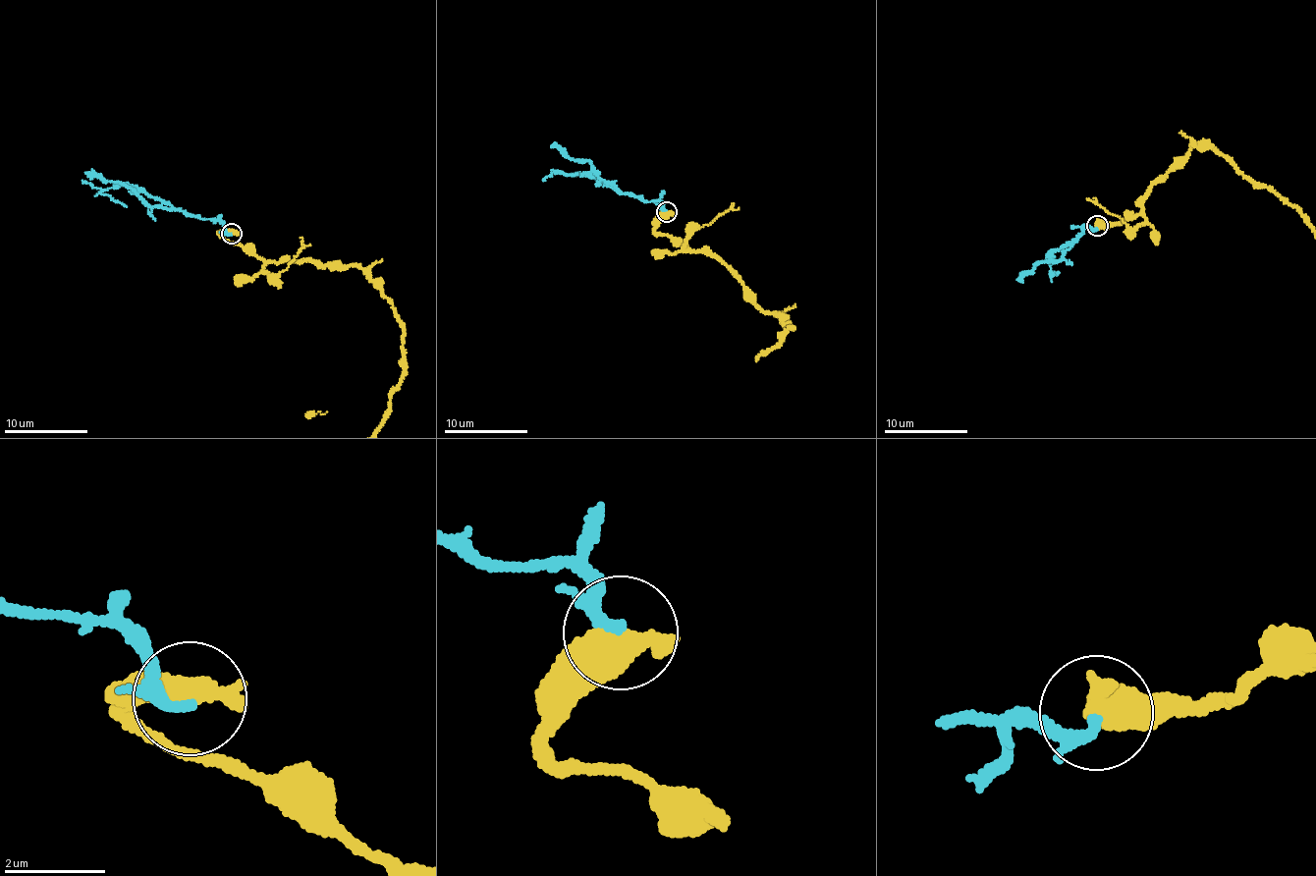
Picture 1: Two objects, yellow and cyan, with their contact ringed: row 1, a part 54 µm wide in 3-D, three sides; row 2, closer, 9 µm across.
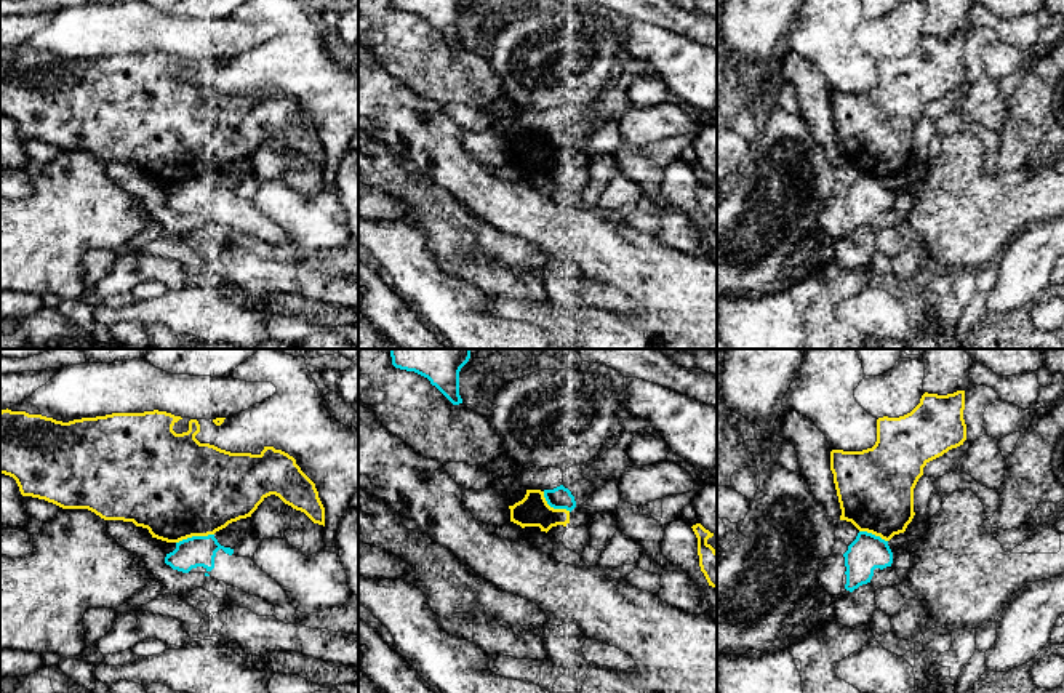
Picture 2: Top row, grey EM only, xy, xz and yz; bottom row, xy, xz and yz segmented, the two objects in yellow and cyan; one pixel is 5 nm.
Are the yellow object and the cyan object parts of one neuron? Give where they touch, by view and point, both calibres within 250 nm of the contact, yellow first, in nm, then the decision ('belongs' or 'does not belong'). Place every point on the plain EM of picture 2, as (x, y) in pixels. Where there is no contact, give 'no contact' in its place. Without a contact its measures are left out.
xy (194, 176) | 500/160 nm | does not belong

